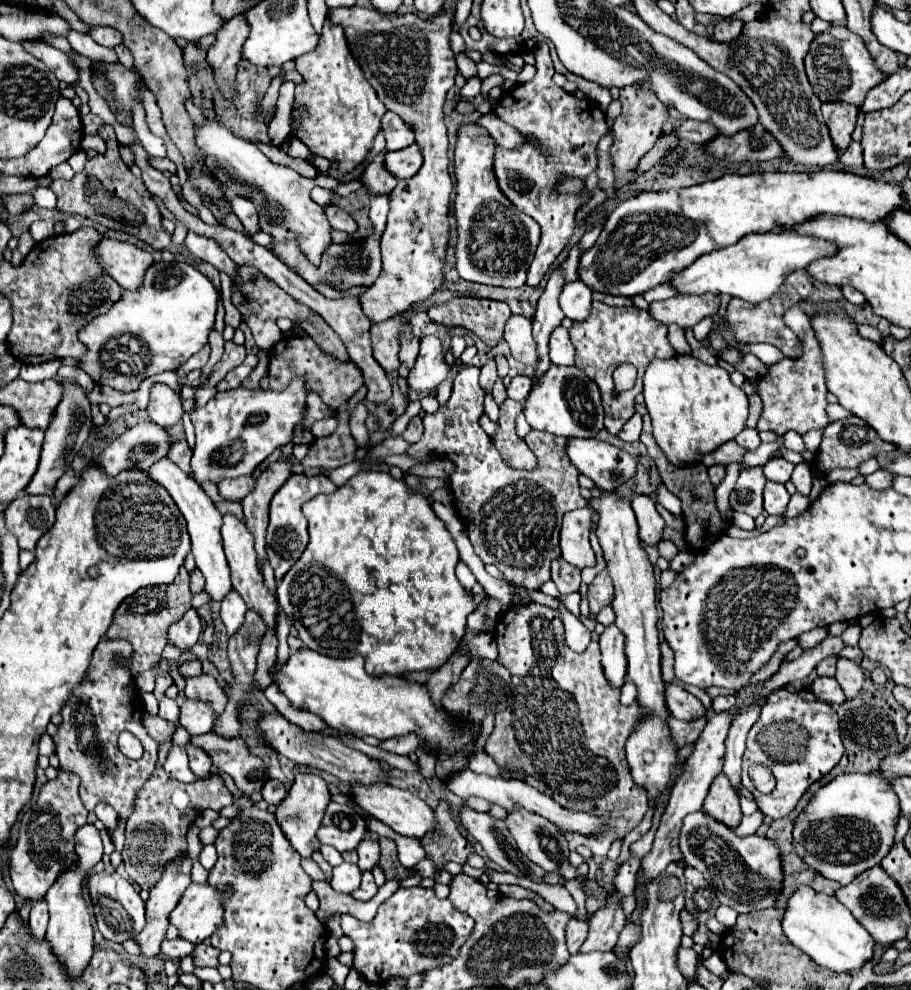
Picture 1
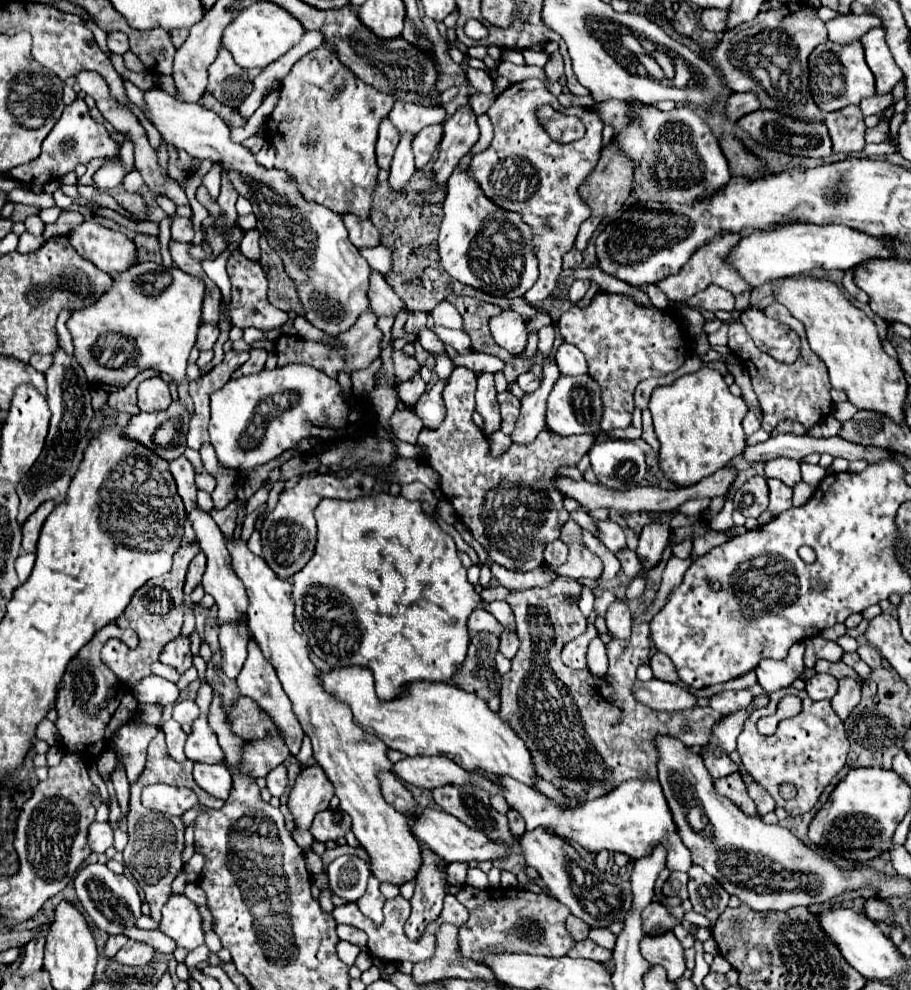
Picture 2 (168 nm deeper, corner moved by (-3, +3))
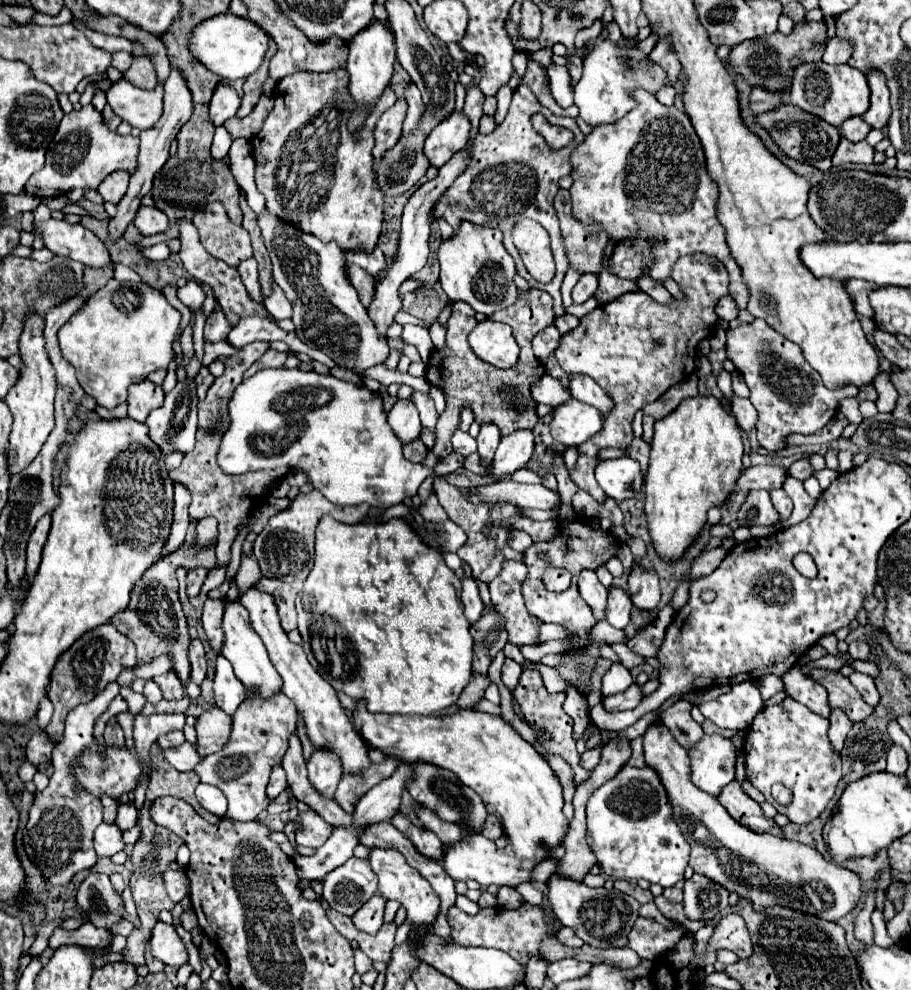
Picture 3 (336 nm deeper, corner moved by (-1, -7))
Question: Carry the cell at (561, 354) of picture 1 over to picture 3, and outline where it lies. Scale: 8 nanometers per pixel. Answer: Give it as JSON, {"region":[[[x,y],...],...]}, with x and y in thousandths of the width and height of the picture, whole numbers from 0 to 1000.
{"region":[[[626,380],[626,396],[632,404],[637,404],[641,408],[650,408],[661,420],[670,418],[674,412],[672,402],[650,382]]]}

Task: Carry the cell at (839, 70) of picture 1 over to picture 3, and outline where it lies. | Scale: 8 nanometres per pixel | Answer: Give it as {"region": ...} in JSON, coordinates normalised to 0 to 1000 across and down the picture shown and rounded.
{"region":[[[887,63],[876,67],[869,79],[867,103],[885,113],[900,117],[902,121],[907,121],[918,129],[935,117],[946,117],[953,111],[953,99],[955,99],[955,89],[951,77],[946,73],[940,73],[931,65],[911,67],[905,63]]]}

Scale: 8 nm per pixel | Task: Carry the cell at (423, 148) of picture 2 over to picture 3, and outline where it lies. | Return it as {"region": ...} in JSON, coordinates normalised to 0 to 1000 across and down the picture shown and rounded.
{"region":[[[498,113],[492,121],[487,121],[487,125],[481,125],[465,145],[472,166],[483,170],[496,160],[496,156],[505,154],[514,145],[516,129],[516,121],[509,113]]]}

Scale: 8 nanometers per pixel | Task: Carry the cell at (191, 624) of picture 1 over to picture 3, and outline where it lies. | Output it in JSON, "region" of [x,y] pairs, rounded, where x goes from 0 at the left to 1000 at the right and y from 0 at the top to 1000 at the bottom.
{"region":[[[187,677],[184,681],[171,683],[169,689],[176,693],[180,707],[198,707],[198,705],[202,703],[202,695],[200,695],[195,683],[193,683],[189,677]]]}

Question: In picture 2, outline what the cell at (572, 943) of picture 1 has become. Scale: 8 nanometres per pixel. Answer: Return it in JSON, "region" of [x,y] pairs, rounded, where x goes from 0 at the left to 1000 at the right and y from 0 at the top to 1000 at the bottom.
{"region":[[[623,925],[623,929],[621,929],[621,939],[626,941],[626,945],[628,945],[628,947],[630,947],[632,952],[637,952],[637,949],[645,947],[645,941],[648,941],[648,935],[645,935],[643,931],[634,929],[632,925]]]}

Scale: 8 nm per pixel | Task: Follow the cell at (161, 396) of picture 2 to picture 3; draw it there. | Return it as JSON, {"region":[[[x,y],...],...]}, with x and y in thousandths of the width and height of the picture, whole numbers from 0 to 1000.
{"region":[[[165,384],[143,388],[141,392],[141,420],[151,426],[160,426],[162,418],[176,412],[178,406],[180,406],[178,392]]]}

